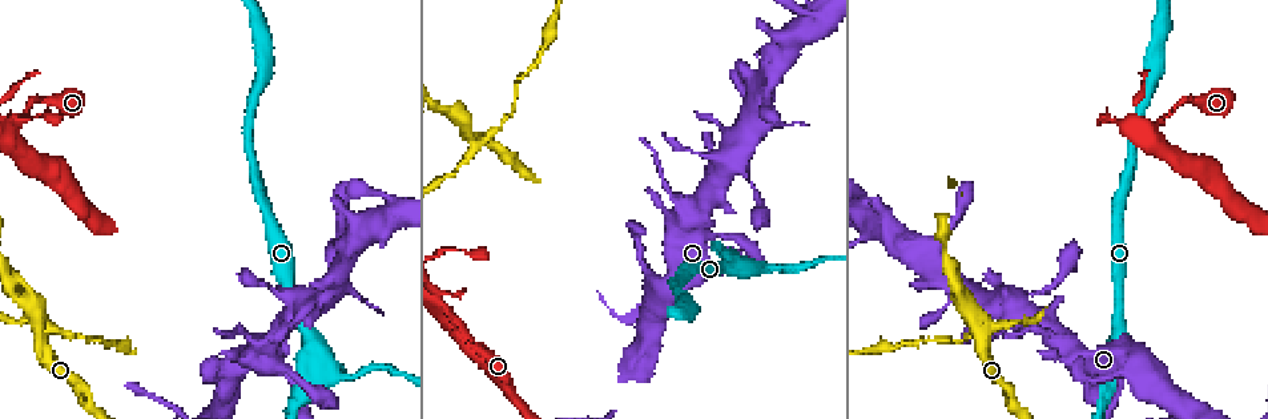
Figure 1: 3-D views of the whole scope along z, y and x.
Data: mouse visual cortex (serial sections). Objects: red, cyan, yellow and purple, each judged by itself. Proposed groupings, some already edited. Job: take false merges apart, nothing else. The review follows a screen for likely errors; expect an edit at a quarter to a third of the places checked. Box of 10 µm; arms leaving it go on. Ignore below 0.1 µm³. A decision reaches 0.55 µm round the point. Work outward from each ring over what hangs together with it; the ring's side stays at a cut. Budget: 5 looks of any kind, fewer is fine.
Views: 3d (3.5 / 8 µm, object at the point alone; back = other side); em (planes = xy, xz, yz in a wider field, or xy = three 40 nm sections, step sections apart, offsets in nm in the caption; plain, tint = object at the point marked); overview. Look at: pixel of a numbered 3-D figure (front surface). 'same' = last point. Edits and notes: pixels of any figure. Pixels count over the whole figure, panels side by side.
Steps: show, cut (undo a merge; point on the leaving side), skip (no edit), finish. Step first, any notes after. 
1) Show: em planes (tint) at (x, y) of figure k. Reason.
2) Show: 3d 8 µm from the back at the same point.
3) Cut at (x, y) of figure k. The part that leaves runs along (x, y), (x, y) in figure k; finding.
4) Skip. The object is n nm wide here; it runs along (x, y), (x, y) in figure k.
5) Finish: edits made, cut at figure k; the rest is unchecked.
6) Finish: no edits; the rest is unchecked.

Show: 3d 3.5 µm at (333, 369) of figure 1. Calibre changes.

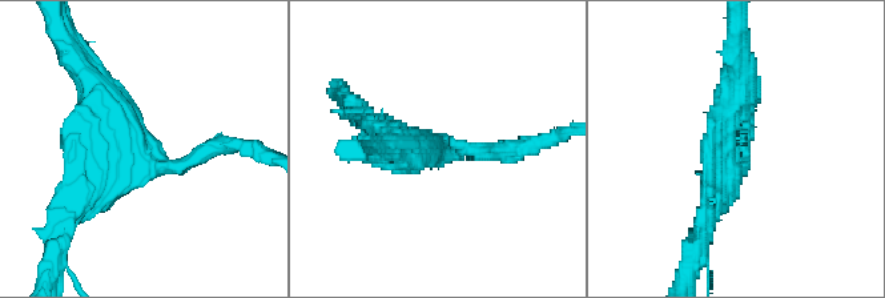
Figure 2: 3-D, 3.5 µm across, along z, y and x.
Skip. It runs along (739, 73), (728, 180), (711, 212) in figure 2; one cell here.

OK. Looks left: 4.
Show: 3d 3.5 µm at (979, 328) of figure 1.

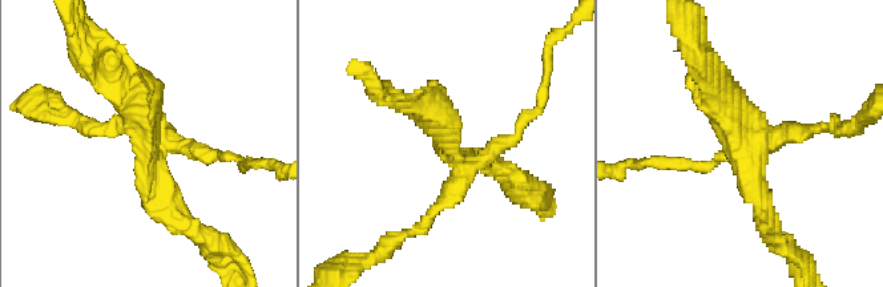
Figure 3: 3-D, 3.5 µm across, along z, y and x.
Show: em xy step 1 (tint) at (739, 141) of figure 3. 4 arms meet here; the arms are 200, 200, 200, 400 nm wide; shape alone is not enough.

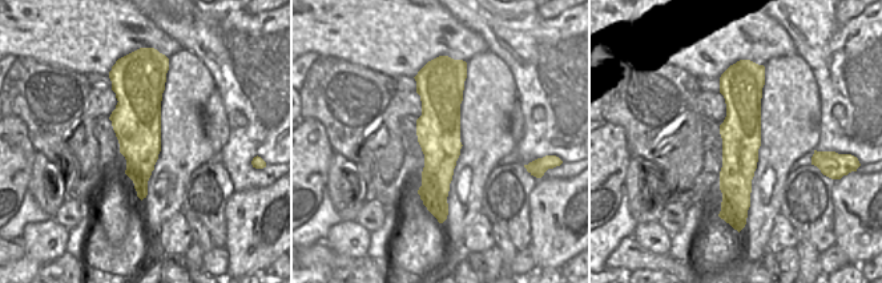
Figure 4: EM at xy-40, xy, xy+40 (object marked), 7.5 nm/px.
Cut at (509, 142) of figure 3. Two cells meet here.

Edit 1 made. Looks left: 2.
Finish: edits made, cut at figure 3; the rest is unchecked.

